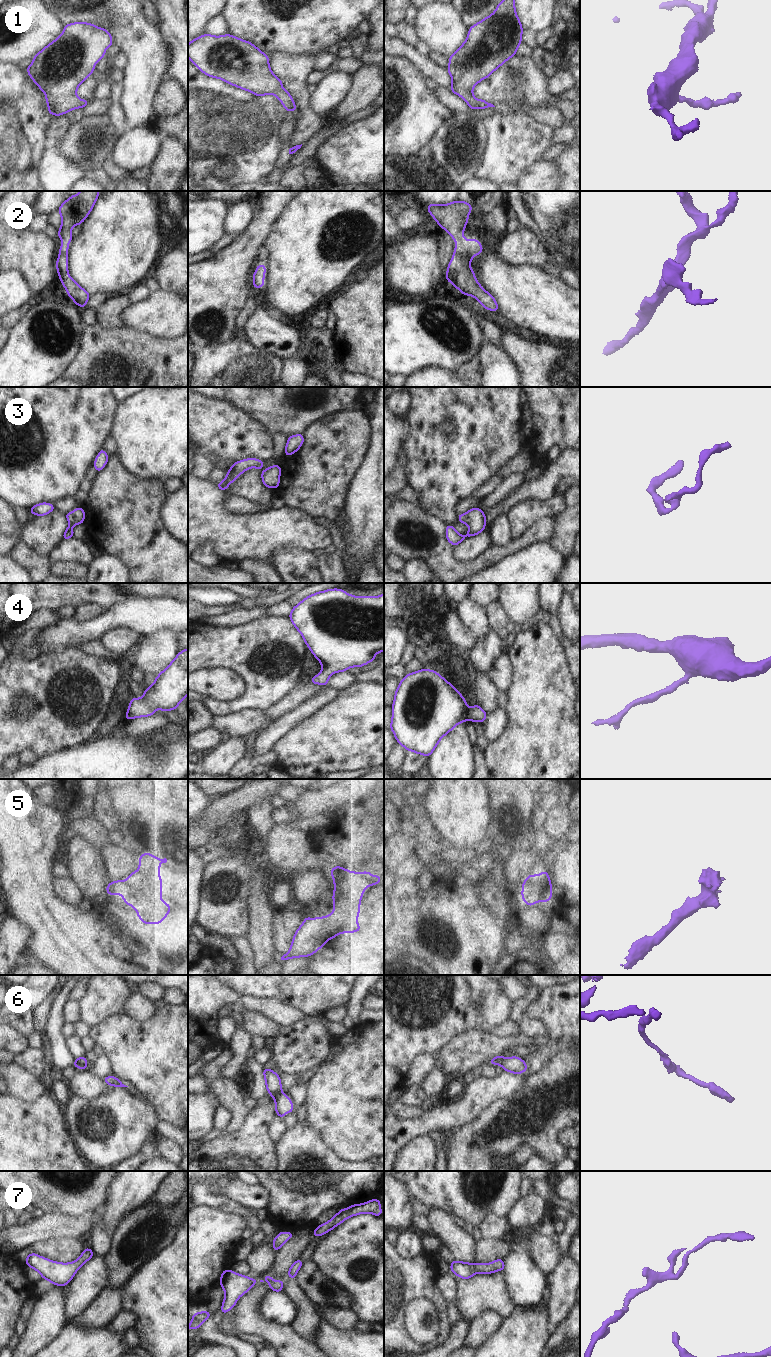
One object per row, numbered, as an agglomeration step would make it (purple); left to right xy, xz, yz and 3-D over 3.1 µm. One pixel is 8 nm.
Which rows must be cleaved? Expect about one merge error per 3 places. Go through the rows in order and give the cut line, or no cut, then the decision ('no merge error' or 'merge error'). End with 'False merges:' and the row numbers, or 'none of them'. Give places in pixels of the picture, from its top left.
1: no cut | no merge error
2: no cut | no merge error
3: no cut | no merge error
4: no cut | no merge error
5: no cut | no merge error
6: no cut | no merge error
7: no cut | no merge error
False merges: none of them

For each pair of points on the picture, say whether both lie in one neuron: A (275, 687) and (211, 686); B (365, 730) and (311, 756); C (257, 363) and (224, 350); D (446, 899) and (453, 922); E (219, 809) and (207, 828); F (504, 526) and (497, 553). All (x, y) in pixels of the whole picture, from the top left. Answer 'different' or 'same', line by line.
A: different
B: same
C: same
D: same
E: same
F: different

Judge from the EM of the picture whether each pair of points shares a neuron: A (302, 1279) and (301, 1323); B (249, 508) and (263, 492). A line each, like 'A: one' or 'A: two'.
A: two
B: two

